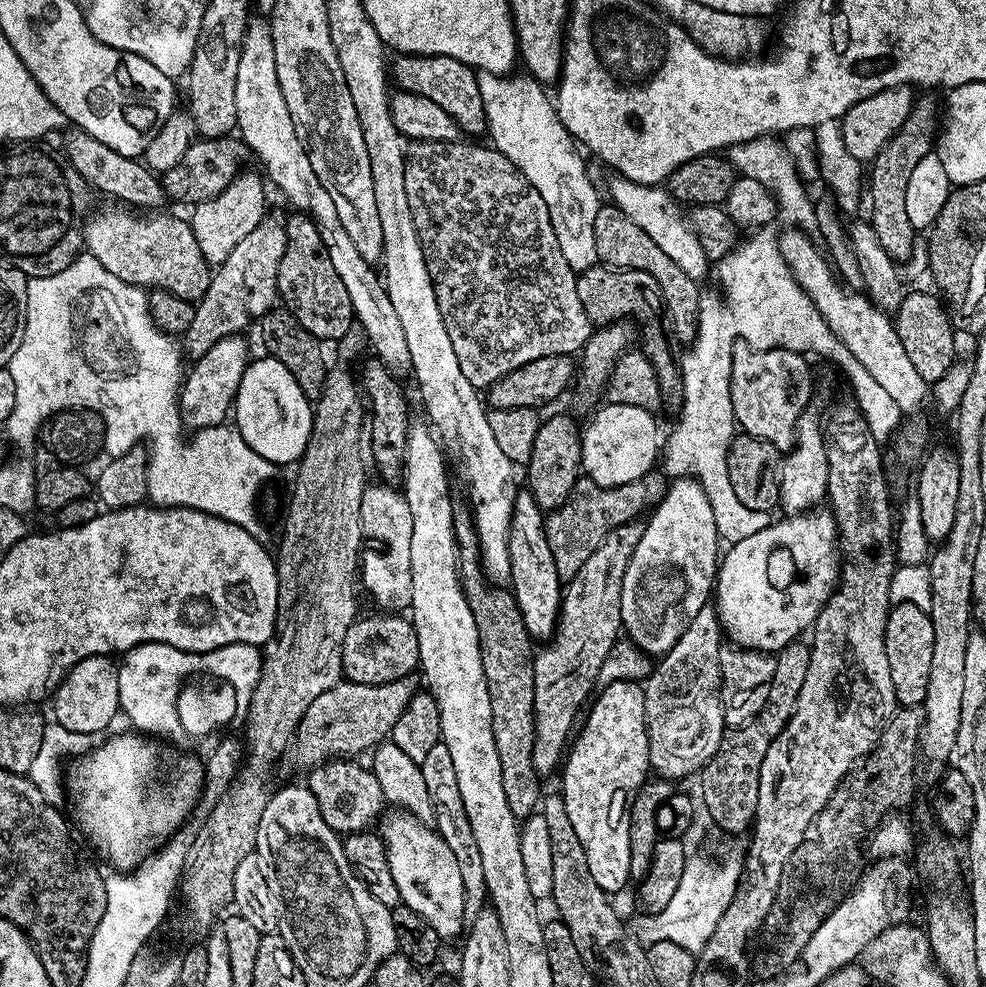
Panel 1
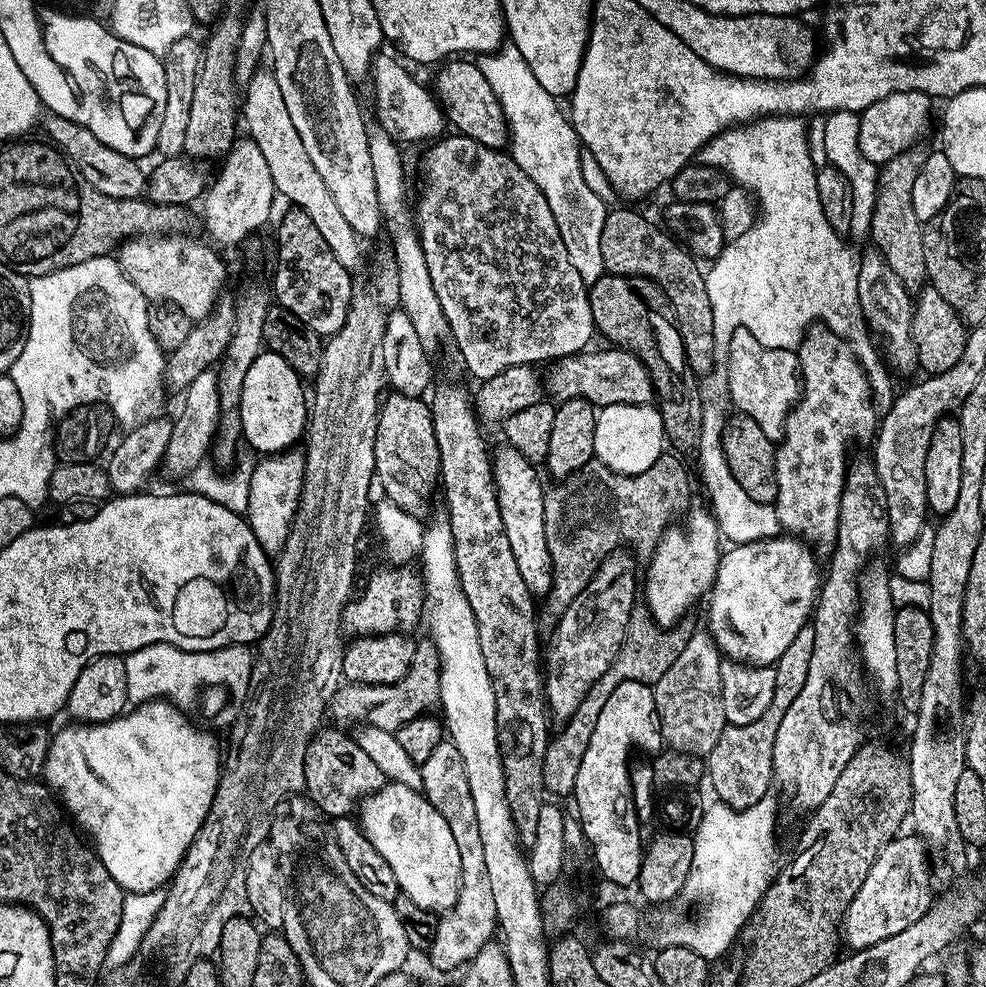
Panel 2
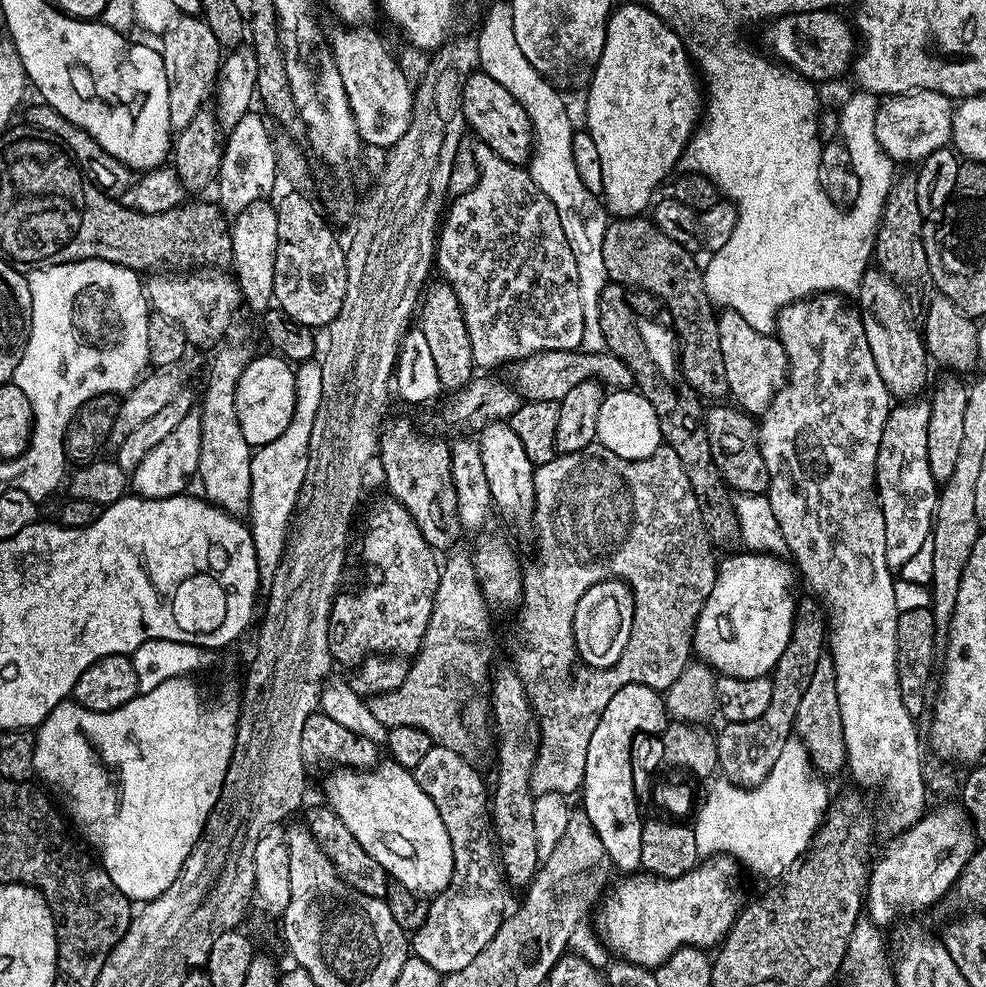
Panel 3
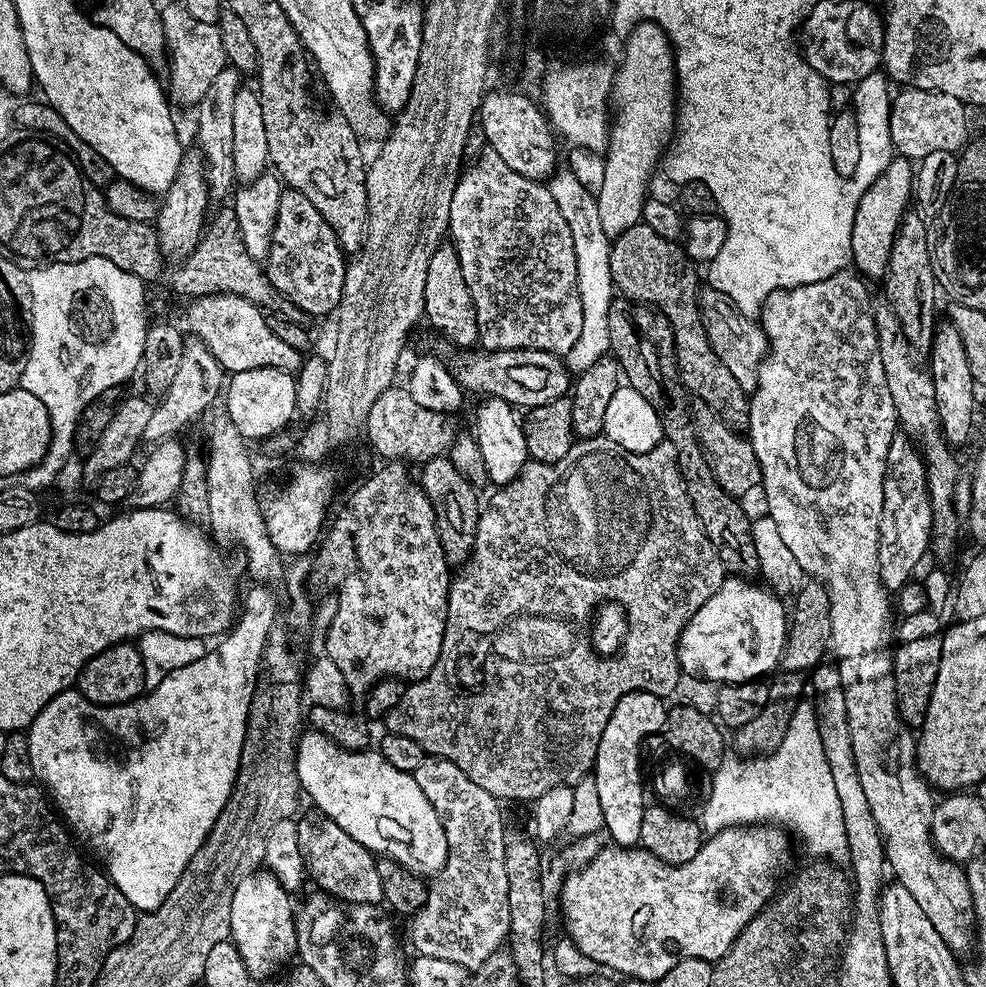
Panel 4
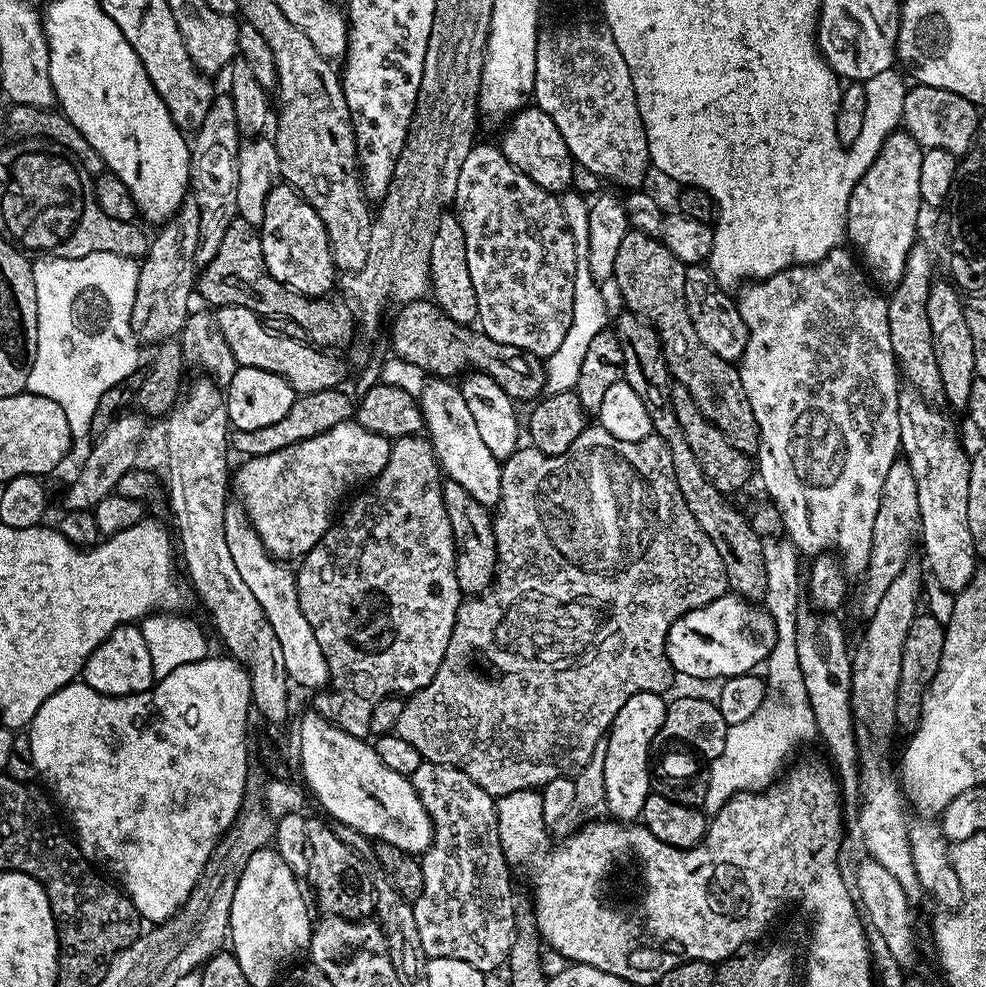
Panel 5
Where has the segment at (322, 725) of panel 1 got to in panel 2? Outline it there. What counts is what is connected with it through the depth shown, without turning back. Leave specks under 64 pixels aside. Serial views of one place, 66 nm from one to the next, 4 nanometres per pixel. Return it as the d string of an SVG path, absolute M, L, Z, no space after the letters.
M421 639L416 646L410 670L398 682L389 684L349 684L337 688L330 697L330 716L336 720L353 720L353 725L369 724L378 730L397 732L406 722L431 713L440 703L440 656L431 639Z

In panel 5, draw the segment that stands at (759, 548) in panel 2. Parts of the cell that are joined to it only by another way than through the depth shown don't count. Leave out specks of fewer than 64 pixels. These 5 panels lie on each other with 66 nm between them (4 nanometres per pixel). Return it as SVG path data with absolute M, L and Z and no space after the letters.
M725 594L706 606L690 610L670 626L666 654L673 673L681 672L692 680L719 681L755 673L774 649L774 642L775 624L768 611L739 594Z

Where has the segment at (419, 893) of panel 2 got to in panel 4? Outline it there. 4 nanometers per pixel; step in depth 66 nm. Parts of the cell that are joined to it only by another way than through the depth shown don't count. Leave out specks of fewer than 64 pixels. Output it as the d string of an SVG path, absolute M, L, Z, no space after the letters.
M308 730L298 740L296 776L306 796L308 792L309 798L316 803L313 805L334 818L334 822L338 822L338 826L342 826L342 830L354 838L354 842L362 842L362 846L366 846L377 857L385 856L398 862L414 876L431 878L440 872L448 853L446 834L434 806L430 806L426 794L422 794L422 786L418 786L413 773L390 766L390 762L386 762L379 751L352 751L340 747L321 732Z

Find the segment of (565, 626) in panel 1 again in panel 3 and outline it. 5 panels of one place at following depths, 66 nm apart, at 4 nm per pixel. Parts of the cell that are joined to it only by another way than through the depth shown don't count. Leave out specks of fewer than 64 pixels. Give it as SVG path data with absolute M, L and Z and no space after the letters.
M610 579L598 582L578 598L578 606L572 619L572 640L581 665L593 668L609 668L622 658L626 642L630 642L634 598L623 580Z

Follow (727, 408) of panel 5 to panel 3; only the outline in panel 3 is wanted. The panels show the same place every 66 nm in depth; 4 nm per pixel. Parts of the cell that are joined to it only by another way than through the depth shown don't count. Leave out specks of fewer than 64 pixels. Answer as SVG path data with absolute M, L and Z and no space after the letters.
M643 215L613 219L602 238L602 262L606 262L609 281L641 288L642 291L649 292L664 303L664 308L672 319L674 336L680 339L678 364L689 386L701 398L707 398L707 396L724 398L729 395L729 391L722 354L719 353L717 313L714 311L712 301L704 293L704 273L701 265L699 263L696 265L696 260L692 256L695 255L689 249L678 246L674 238L666 238L666 234L662 234L662 230L658 230L658 226Z

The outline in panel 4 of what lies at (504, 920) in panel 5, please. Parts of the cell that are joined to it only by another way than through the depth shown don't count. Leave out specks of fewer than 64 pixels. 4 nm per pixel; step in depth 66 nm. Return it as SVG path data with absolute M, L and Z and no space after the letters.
M428 756L424 759L414 775L418 786L422 786L422 794L426 794L430 806L434 806L442 822L448 853L440 872L431 877L428 897L422 910L418 910L416 915L411 917L412 944L419 955L442 958L442 962L458 962L458 966L475 970L482 967L486 958L505 947L510 930L509 895L503 862L503 834L506 822L500 814L501 805L496 797L486 794L482 786L470 782L470 778L466 778L466 774L462 774L462 770L454 766L454 762L441 760L438 756Z

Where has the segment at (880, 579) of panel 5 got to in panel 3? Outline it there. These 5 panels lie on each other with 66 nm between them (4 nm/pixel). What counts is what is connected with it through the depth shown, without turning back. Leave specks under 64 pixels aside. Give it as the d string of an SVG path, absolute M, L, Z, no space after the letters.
M920 398L915 402L897 404L900 405L889 411L882 430L874 489L886 522L886 562L893 570L906 566L906 562L929 543L938 499L938 485L934 474L930 474L930 458L926 450L930 403Z

